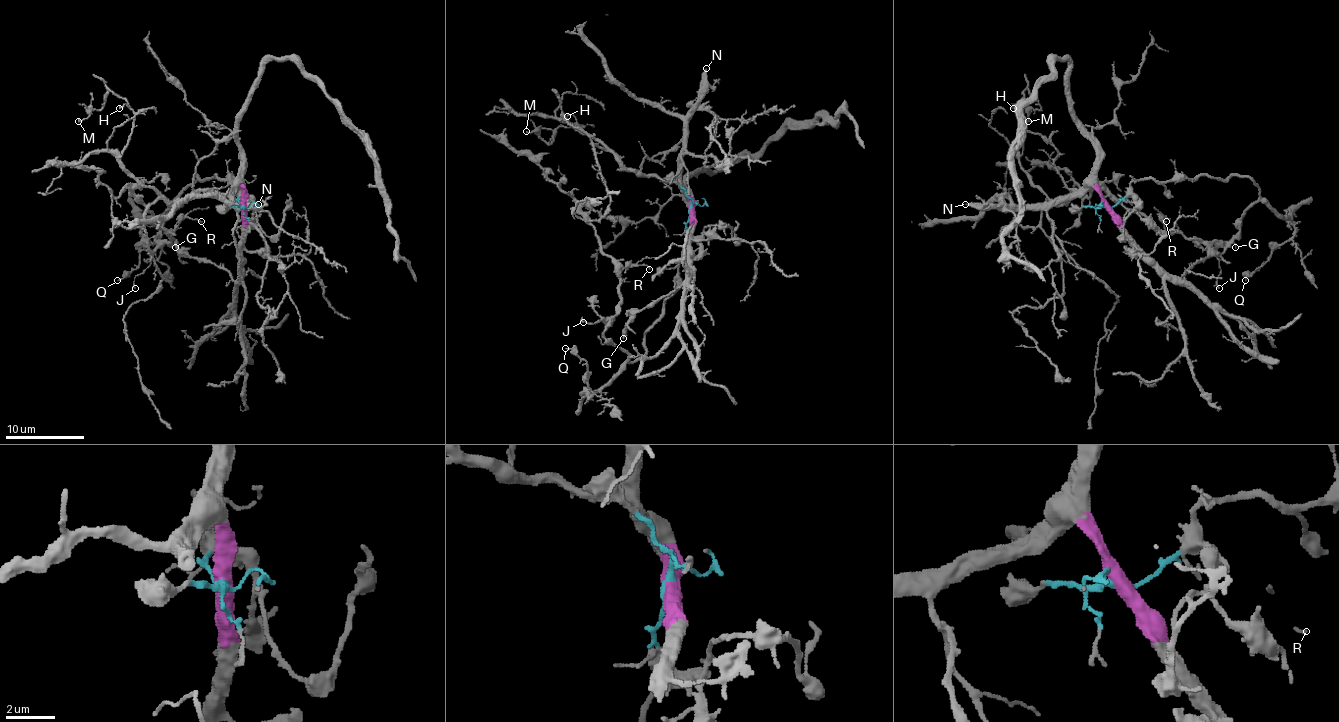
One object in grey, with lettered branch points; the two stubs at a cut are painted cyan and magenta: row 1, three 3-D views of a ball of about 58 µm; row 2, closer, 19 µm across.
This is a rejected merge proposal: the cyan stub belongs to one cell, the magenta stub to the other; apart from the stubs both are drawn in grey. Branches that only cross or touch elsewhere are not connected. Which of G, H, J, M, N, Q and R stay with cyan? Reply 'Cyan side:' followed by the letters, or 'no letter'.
Cyan side: J, Q, R

